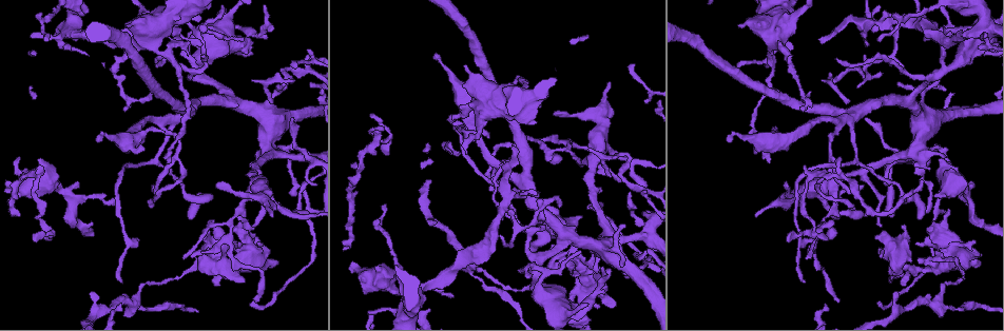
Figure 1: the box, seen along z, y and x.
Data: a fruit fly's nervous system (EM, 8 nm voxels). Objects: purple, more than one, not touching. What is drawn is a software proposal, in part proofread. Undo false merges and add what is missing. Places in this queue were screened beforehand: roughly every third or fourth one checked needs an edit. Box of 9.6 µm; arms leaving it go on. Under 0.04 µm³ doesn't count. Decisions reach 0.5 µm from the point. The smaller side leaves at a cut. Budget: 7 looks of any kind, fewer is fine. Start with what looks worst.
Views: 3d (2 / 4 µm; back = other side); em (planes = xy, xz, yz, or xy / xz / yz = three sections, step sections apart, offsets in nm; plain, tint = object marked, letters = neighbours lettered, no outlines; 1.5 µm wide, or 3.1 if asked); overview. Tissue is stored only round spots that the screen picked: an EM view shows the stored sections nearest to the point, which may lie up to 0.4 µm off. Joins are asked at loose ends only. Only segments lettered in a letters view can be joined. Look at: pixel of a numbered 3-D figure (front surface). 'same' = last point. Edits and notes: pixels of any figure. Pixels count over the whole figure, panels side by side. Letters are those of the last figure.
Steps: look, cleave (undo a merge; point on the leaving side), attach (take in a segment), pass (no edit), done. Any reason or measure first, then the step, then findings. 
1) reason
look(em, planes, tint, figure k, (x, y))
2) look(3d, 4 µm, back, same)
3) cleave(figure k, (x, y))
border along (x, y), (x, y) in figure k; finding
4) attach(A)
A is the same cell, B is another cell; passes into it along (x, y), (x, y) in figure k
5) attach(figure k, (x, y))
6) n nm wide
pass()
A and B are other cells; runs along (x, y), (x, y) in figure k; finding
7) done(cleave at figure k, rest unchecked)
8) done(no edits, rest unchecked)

thin end
look(em, planes, letters, figure 1, (805, 165))

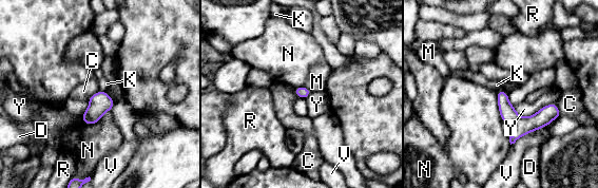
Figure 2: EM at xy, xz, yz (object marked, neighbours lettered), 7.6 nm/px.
pass()
C, D, K, M, N, R, V and Y are other cells; runs along (499, 94), (519, 121), (557, 114) in figure 2; no lettered segment goes on from it

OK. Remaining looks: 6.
an open end
look(3d, 4 µm, back, figure 1, (901, 225))

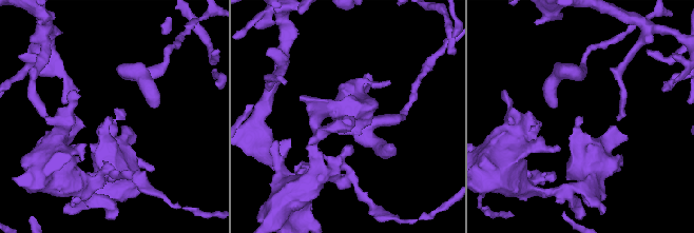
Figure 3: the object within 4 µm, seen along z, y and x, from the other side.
need the tissue
look(em, xz, step 8, letters, figure 3, (111, 118))

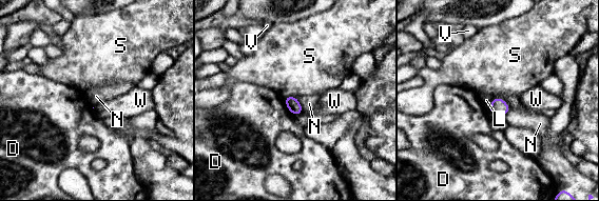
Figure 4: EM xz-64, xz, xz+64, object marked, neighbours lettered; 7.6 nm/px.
N touches over 140 nm
pass()
D, L, N, S, V and W are other cells; border along (285, 105), (289, 109) in figure 4; none of them fits

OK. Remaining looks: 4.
branch point
look(em, xy, step 8, letters, figure 1, (492, 183))

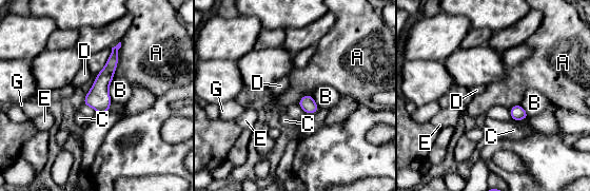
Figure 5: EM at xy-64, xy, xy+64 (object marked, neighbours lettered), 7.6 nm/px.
A touches over 280 nm
pass()
A, B, C, D, E and G are other cells; runs along (115, 50), (99, 89), (99, 111) in figure 5; one neuron here

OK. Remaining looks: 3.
done(no edits, rest unchecked)

